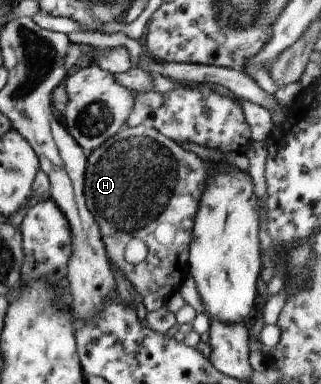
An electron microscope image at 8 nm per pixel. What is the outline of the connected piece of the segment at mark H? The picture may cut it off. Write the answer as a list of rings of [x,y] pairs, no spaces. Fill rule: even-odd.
[[[142,123],[133,127],[124,126],[86,155],[83,180],[86,208],[97,222],[109,266],[114,266],[128,280],[134,292],[140,295],[146,312],[162,307],[178,291],[188,273],[190,232],[211,164],[183,150],[154,126],[146,127]],[[132,238],[138,238],[146,244],[146,258],[138,264],[128,264],[124,260],[124,246]]]

